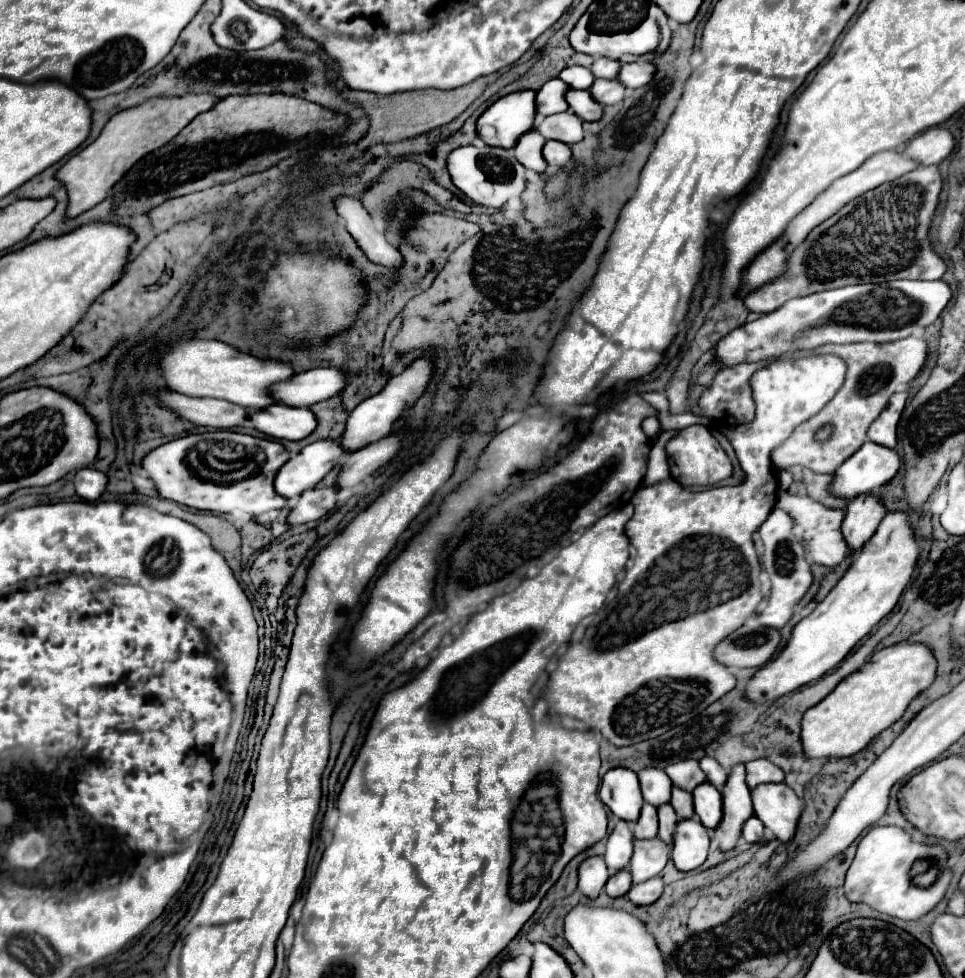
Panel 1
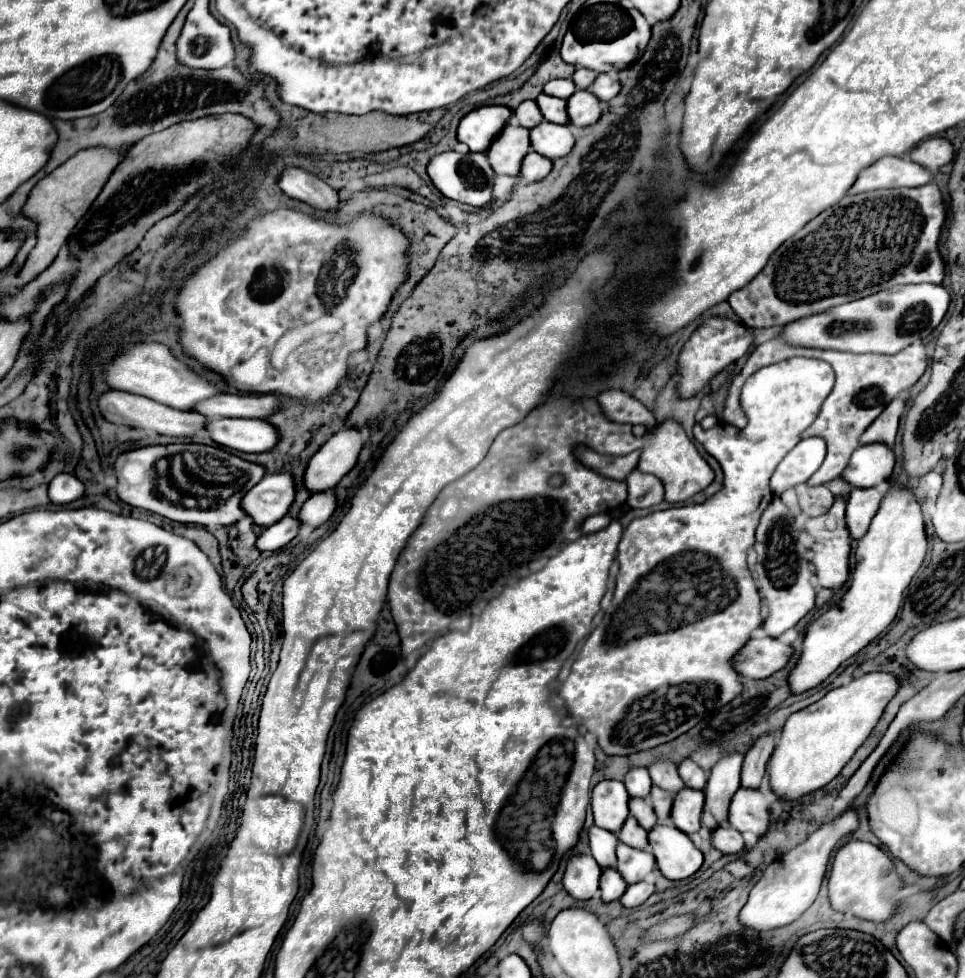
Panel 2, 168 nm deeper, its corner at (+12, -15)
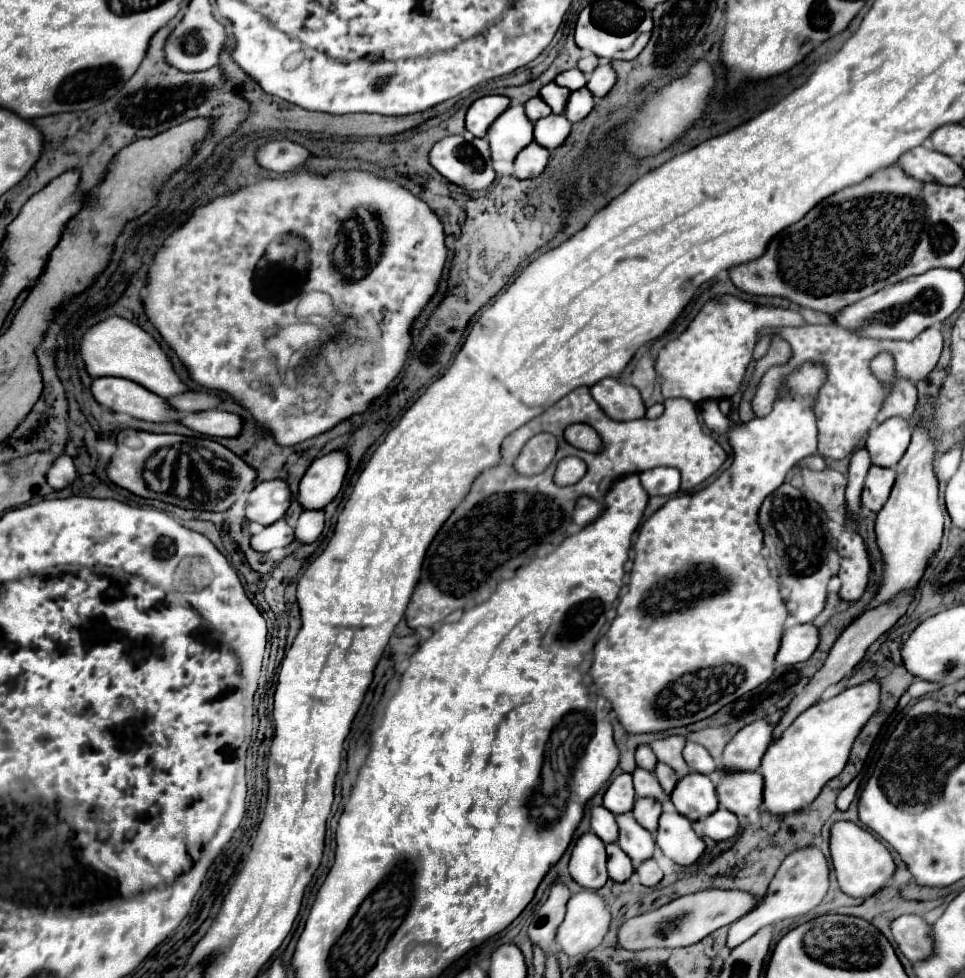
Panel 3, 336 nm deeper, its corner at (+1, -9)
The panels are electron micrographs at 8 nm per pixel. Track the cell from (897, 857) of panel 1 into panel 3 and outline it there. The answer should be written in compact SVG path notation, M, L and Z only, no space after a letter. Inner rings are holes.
M837 821L831 827L829 837L829 849L831 849L831 863L839 881L839 887L843 893L851 897L869 897L877 889L881 889L895 873L895 863L891 859L891 853L887 847L877 841L867 829L849 823L849 821Z

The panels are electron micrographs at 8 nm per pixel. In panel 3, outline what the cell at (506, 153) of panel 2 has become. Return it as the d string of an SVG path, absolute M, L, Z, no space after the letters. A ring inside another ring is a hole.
M511 103L487 131L493 161L513 161L521 149L533 141L533 123L527 119L523 105Z

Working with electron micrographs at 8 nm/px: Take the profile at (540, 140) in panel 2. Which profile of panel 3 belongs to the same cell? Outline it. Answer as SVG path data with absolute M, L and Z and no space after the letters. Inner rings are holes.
M551 113L549 117L535 121L535 141L545 149L555 149L567 139L567 135L571 133L571 125L573 123L569 123L565 115Z

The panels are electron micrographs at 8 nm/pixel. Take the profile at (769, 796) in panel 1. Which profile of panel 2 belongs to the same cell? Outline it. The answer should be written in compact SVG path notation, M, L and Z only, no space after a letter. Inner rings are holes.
M738 789L732 803L728 825L740 833L754 833L756 839L768 833L770 799L758 789Z

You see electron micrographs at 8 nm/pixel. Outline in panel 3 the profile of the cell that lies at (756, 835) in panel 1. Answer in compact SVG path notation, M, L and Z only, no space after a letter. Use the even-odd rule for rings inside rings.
M718 805L715 813L701 819L701 825L703 825L703 833L707 837L711 837L713 841L729 839L729 837L737 835L737 831L739 831L737 817L731 811L727 811L723 805Z

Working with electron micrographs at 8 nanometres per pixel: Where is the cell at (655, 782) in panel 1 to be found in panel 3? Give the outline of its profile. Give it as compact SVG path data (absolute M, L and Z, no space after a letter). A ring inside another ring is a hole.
M639 745L637 751L635 751L635 761L637 761L639 767L643 767L647 771L653 771L655 769L655 763L657 763L657 757L651 751L649 745Z

